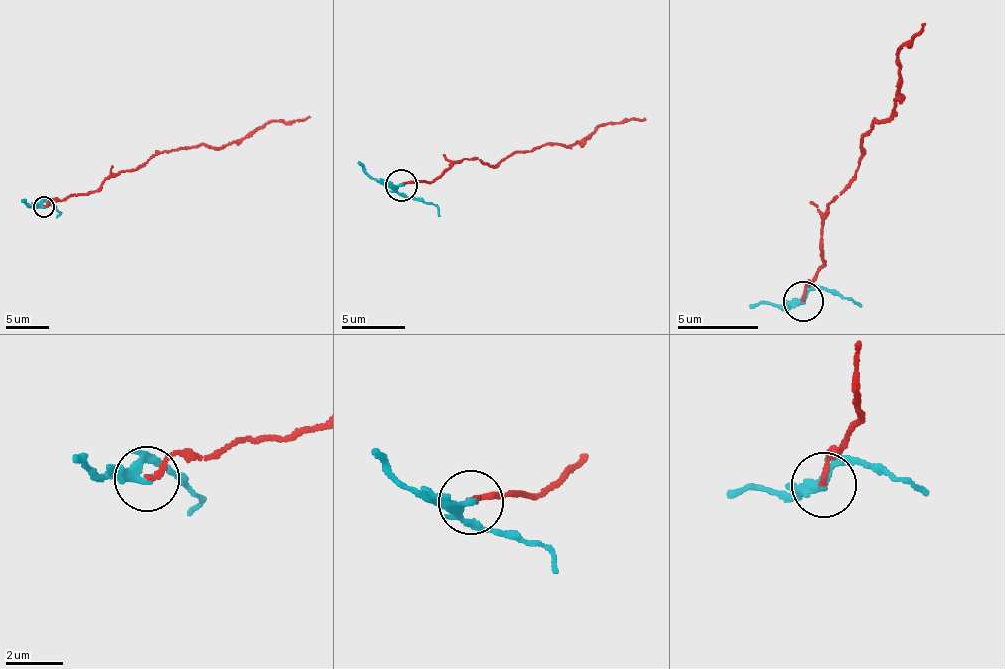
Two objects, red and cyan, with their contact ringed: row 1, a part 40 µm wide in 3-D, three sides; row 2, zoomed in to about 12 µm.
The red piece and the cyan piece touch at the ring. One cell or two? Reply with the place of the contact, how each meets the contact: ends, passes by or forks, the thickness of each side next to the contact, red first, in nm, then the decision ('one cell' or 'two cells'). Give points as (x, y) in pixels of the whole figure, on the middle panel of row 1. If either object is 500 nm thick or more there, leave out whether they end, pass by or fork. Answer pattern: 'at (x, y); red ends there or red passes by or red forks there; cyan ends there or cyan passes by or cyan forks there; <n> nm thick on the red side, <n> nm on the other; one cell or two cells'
at (401, 185); red ends there; cyan passes by; 180 nm thick on the red side, 240 nm on the other; two cells

